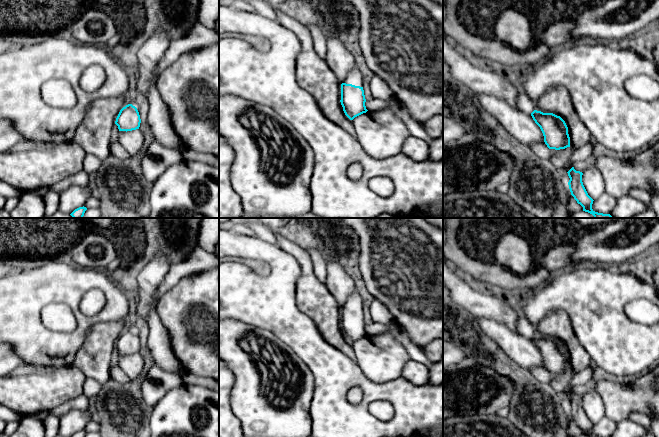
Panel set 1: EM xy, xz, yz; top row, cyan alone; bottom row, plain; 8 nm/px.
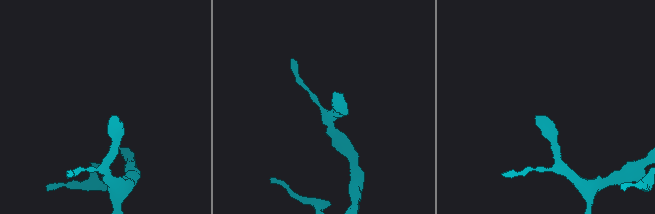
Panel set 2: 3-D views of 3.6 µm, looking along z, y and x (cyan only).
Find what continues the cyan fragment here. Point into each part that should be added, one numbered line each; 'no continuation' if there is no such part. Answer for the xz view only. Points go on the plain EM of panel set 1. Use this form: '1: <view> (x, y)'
1: xz (355, 301)

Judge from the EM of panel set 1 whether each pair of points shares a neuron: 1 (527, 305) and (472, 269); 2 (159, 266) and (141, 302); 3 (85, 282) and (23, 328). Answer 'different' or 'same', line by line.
1: different
2: same
3: same

